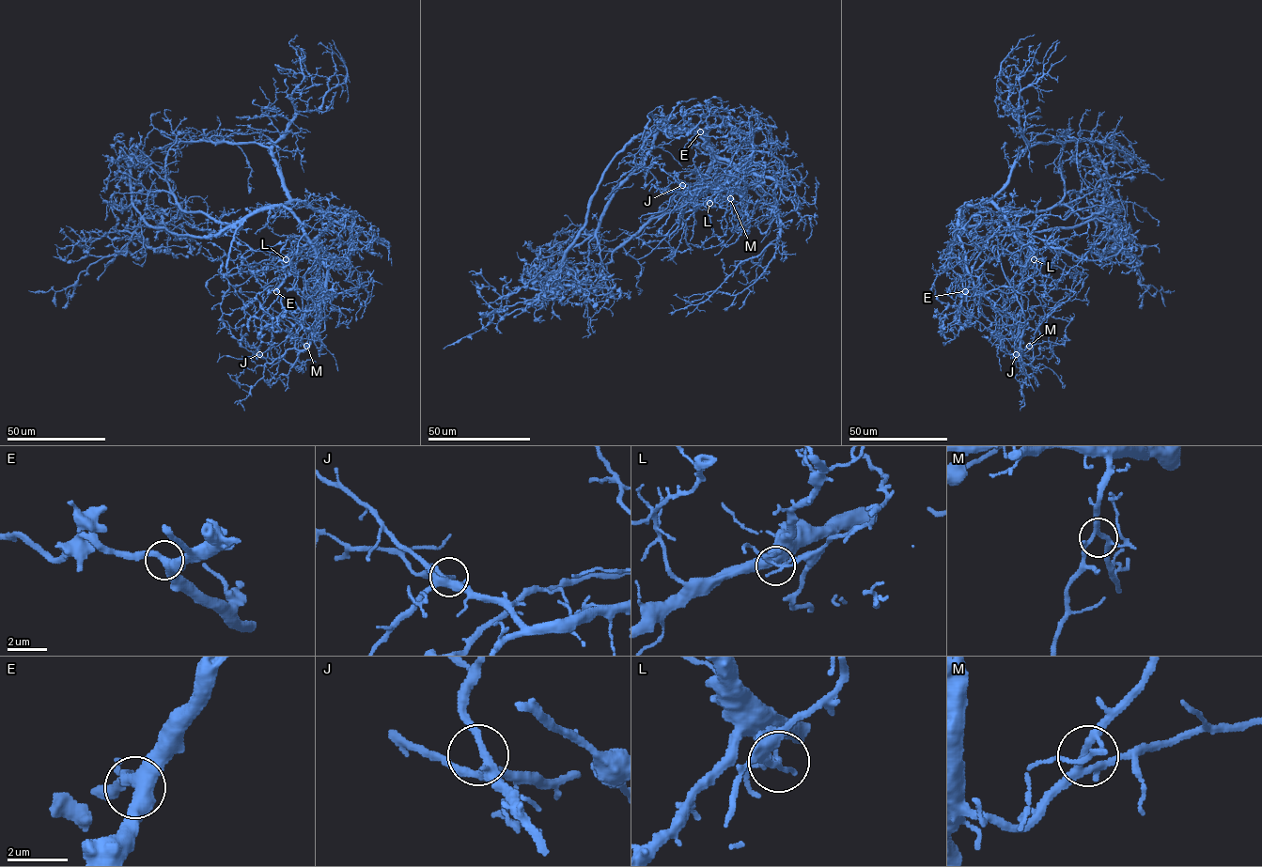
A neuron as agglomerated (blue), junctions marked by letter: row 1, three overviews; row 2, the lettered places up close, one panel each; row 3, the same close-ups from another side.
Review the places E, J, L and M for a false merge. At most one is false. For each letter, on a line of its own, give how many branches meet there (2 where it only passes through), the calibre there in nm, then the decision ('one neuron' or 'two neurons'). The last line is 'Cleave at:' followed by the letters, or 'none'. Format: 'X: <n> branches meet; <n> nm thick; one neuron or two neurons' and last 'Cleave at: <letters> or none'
E: 3 branches meet; 440 nm thick; one neuron
J: 4 branches meet; 320 nm thick; one neuron
L: 4 branches meet; 140 nm thick; two neurons
M: 4 branches meet; 220 nm thick; one neuron
Cleave at: L

